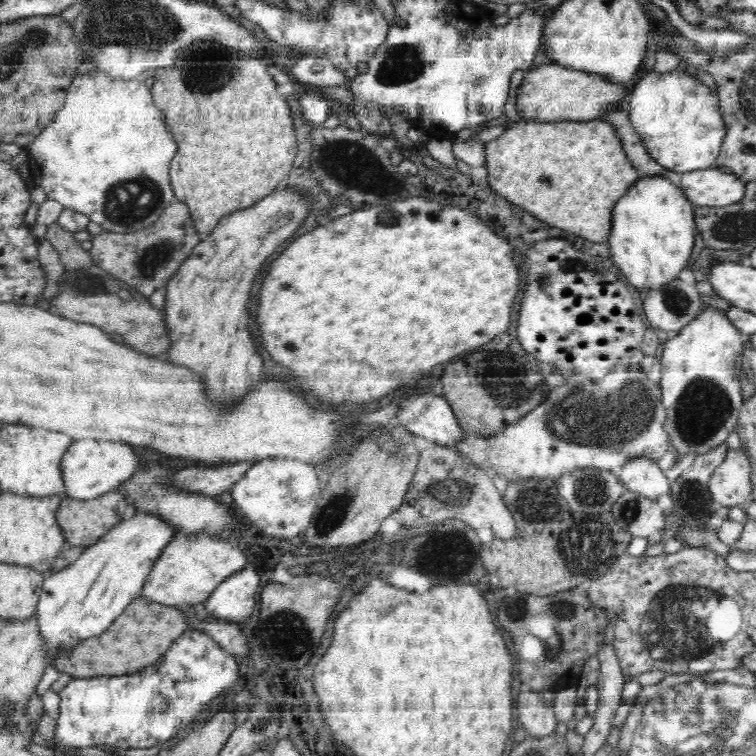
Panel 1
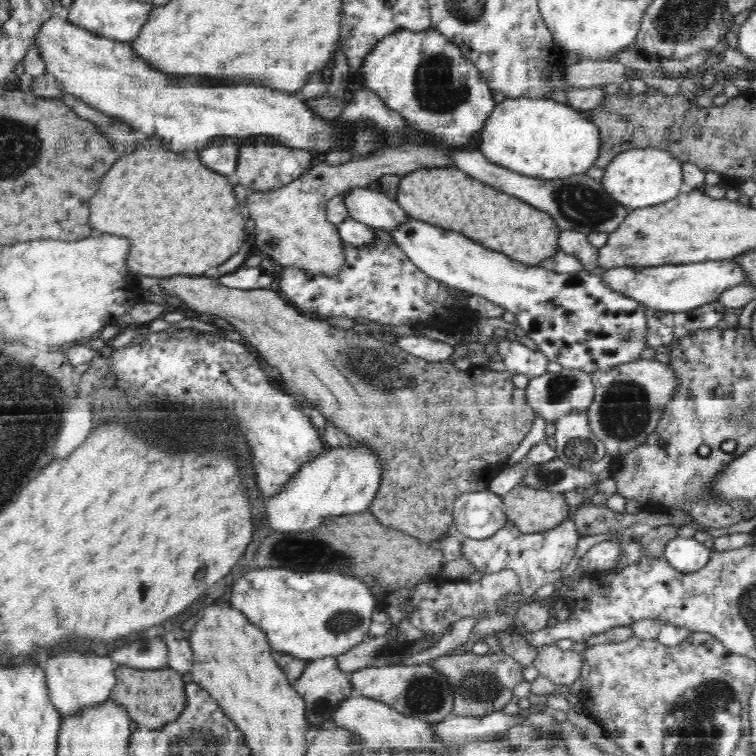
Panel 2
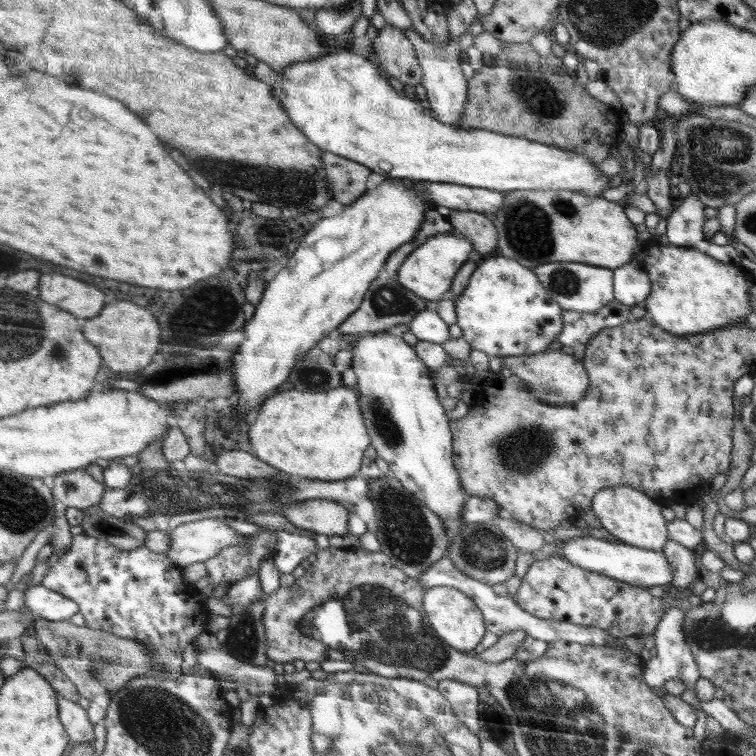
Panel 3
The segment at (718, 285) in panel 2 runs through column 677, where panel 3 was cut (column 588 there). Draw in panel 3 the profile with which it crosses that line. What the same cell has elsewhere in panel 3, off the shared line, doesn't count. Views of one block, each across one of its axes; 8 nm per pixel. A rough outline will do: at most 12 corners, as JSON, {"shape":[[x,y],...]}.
{"shape":[[581,262],[534,268],[563,310],[615,299],[614,270]]}

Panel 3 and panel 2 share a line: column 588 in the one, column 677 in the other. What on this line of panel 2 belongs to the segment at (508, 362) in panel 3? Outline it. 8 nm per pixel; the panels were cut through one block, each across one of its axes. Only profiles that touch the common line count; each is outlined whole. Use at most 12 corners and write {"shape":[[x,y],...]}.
{"shape":[[638,359],[592,373],[585,414],[608,455],[646,442],[679,388]]}

